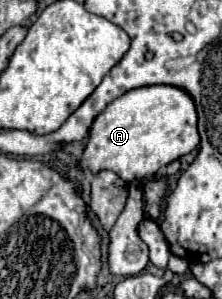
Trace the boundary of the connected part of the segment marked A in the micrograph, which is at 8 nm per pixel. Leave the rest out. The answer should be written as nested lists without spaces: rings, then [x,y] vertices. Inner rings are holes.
[[[142,86],[118,96],[114,102],[110,102],[110,106],[106,106],[106,110],[102,110],[102,114],[98,114],[98,118],[94,118],[78,168],[82,170],[88,168],[92,174],[98,174],[102,170],[112,170],[128,184],[134,180],[142,182],[144,178],[156,174],[168,162],[196,150],[198,144],[200,144],[200,136],[196,132],[194,100],[176,86]]]

